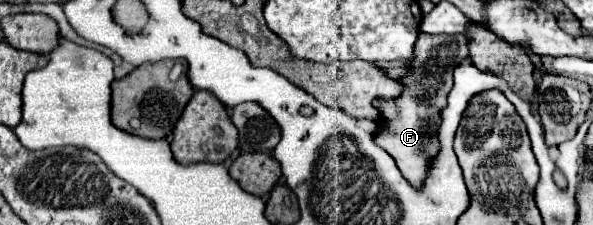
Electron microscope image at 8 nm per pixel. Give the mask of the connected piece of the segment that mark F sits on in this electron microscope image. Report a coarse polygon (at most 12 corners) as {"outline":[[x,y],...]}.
{"outline":[[464,35],[416,41],[376,143],[420,187]]}

